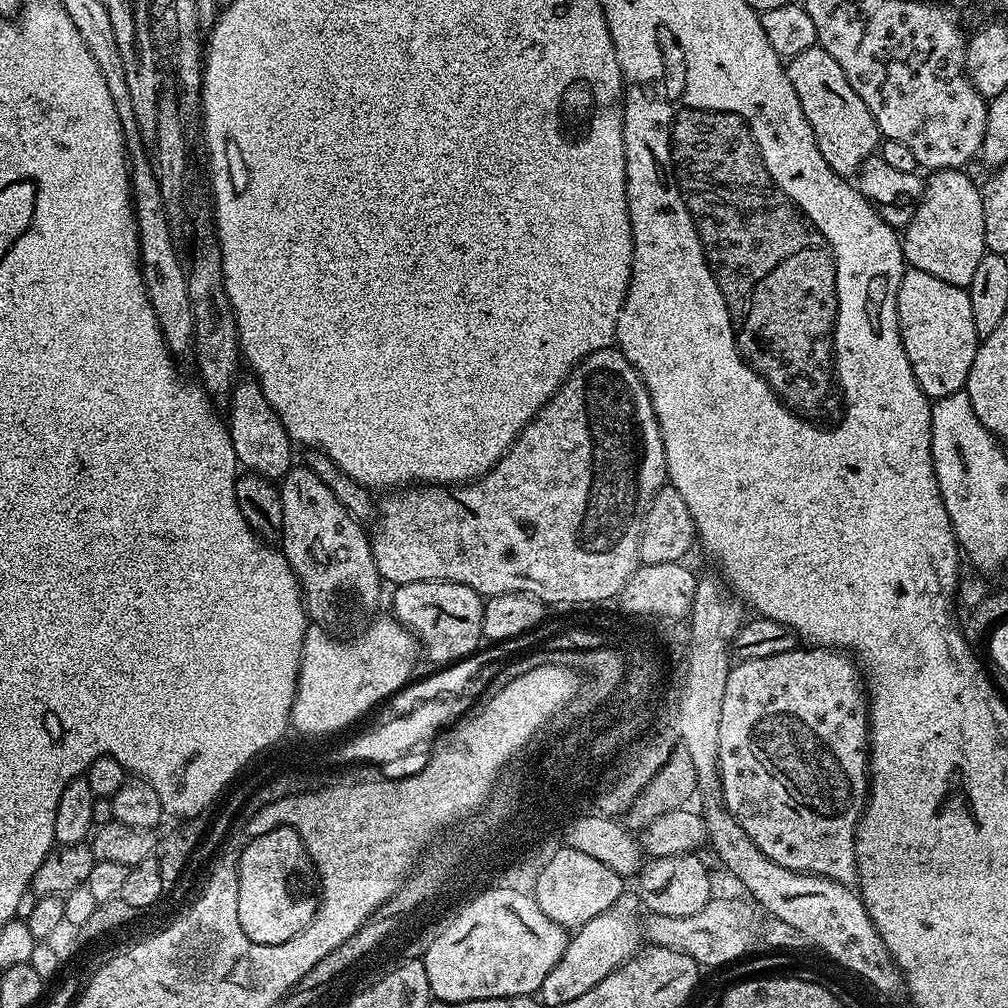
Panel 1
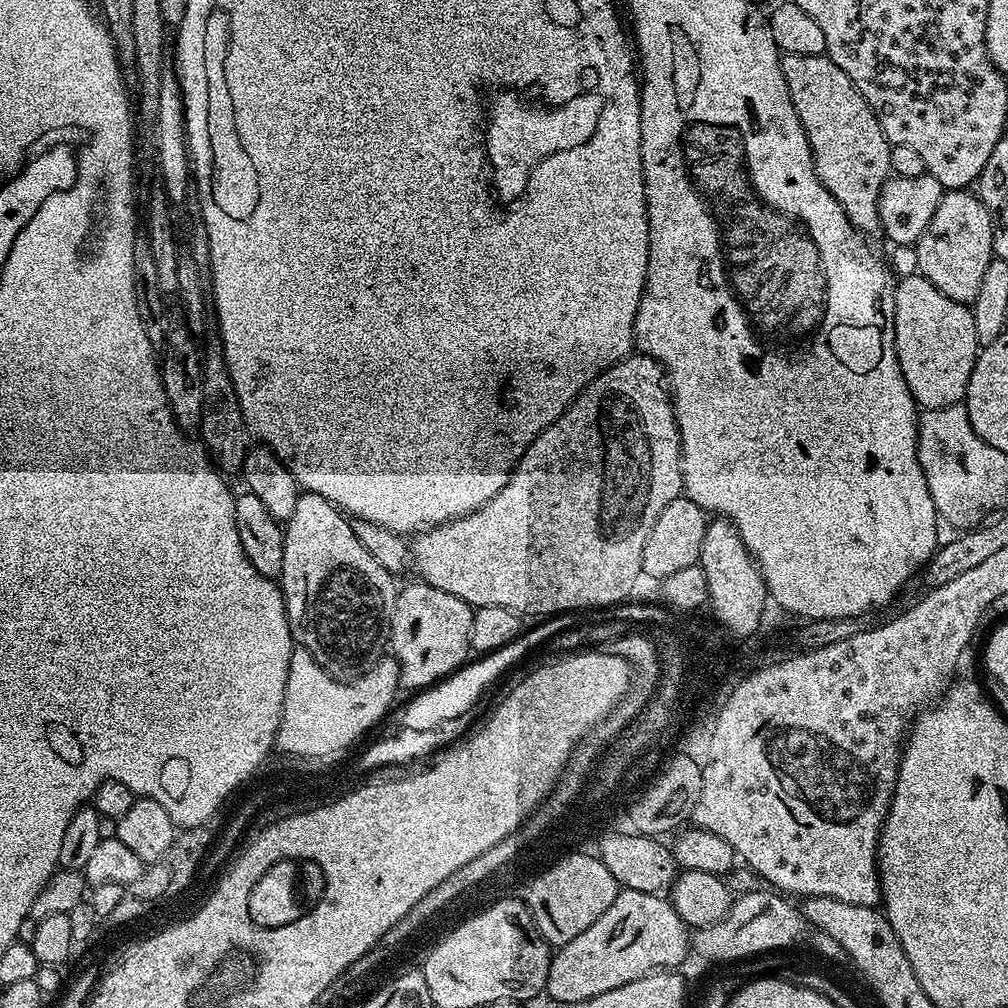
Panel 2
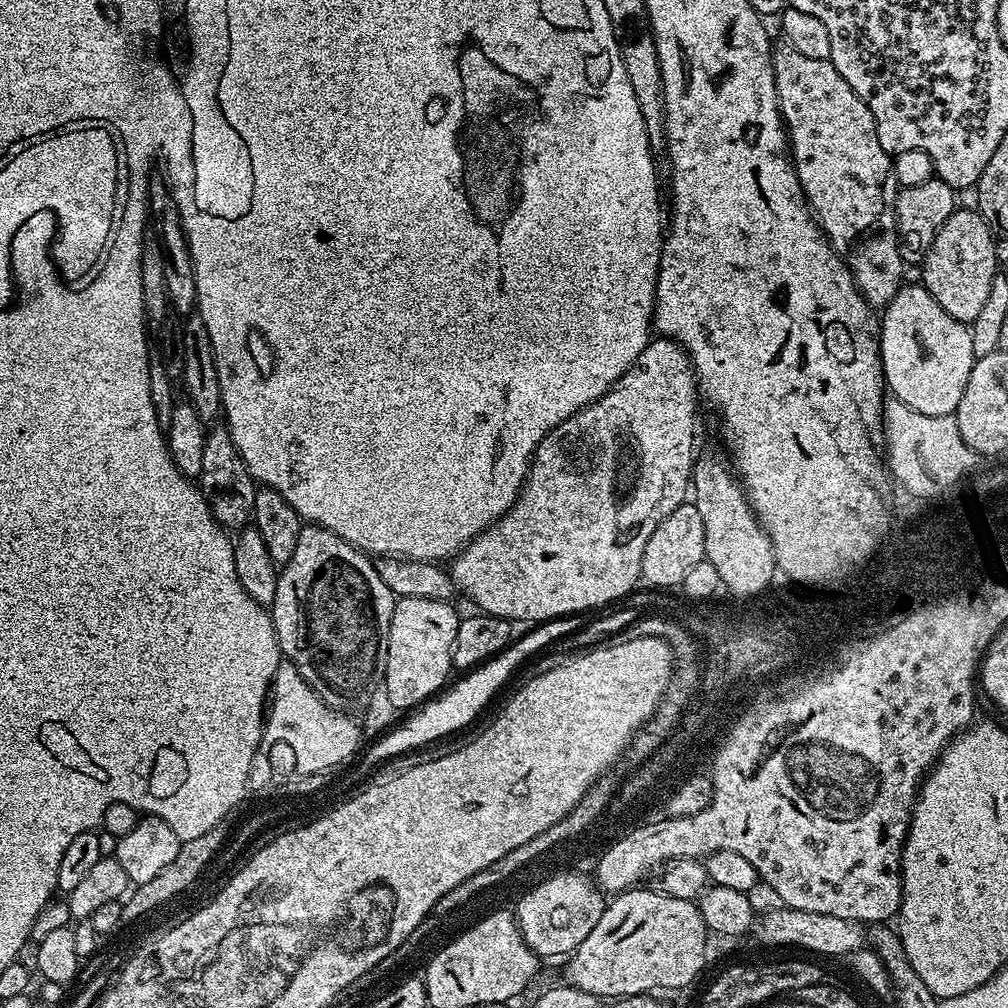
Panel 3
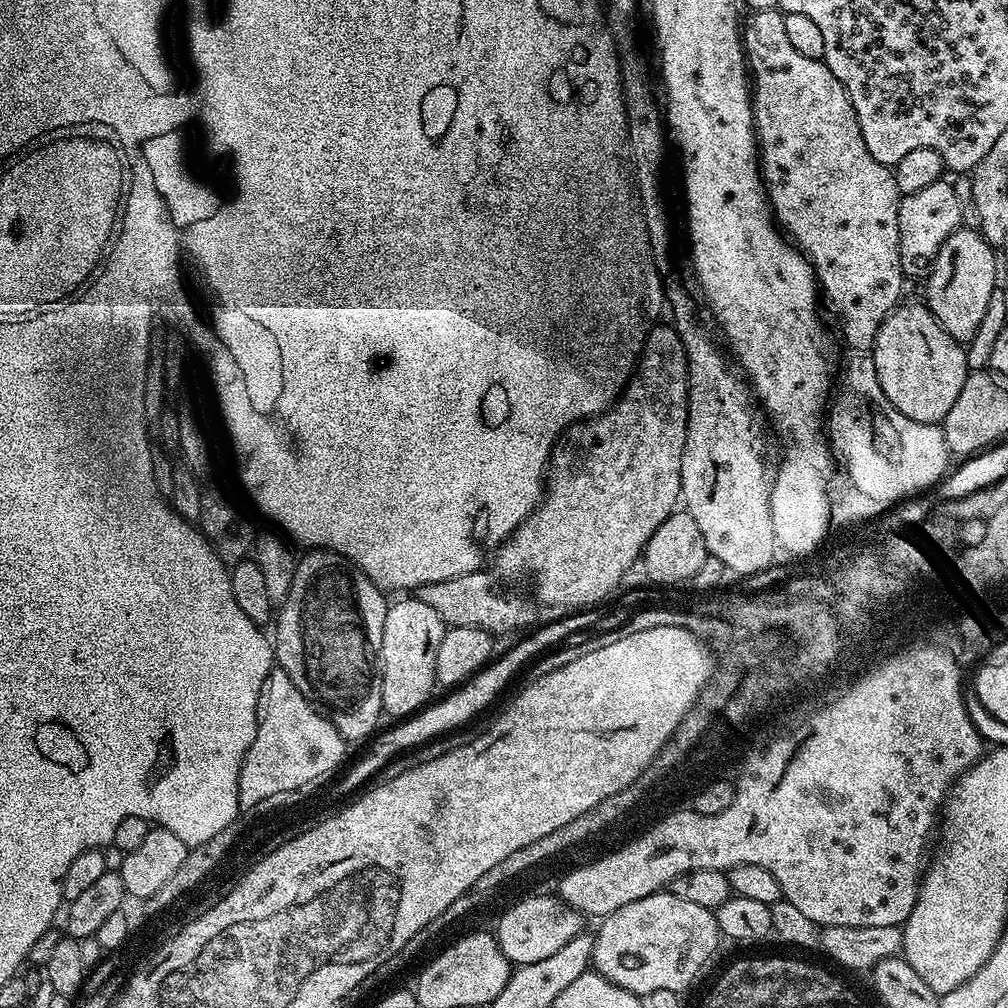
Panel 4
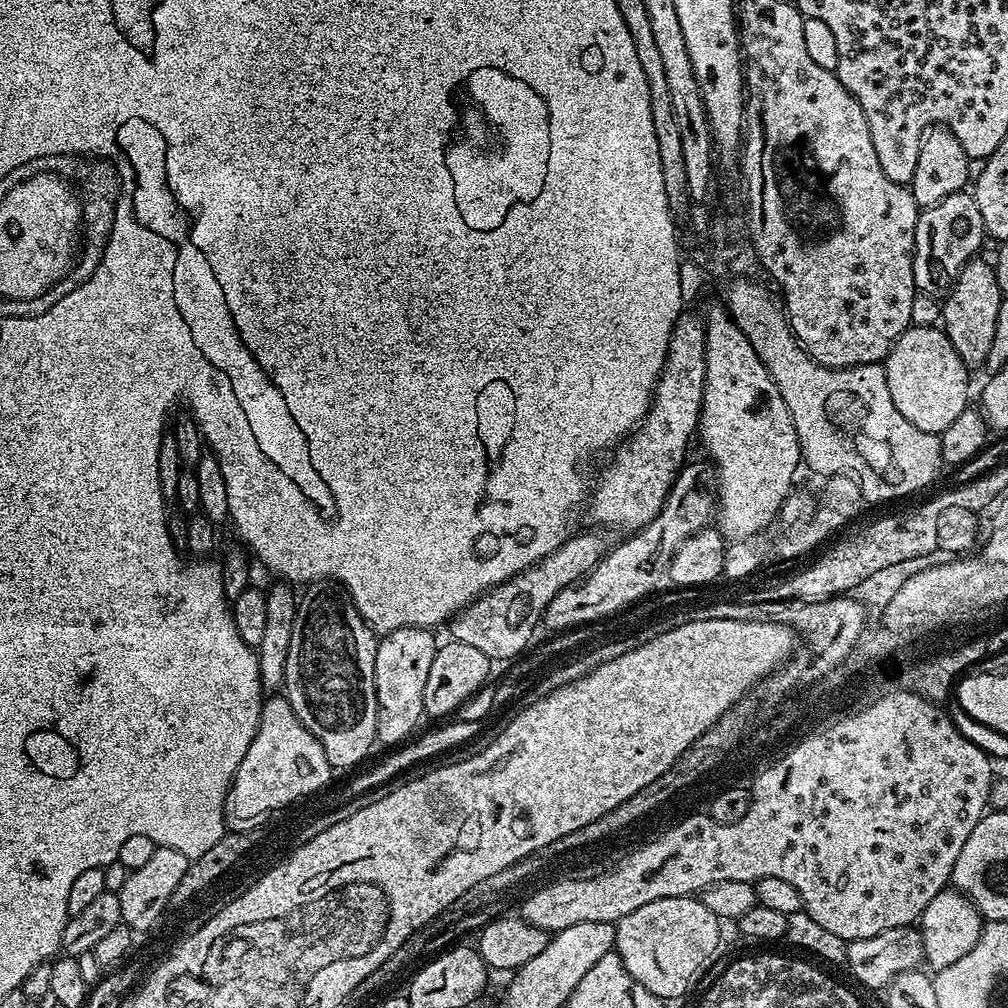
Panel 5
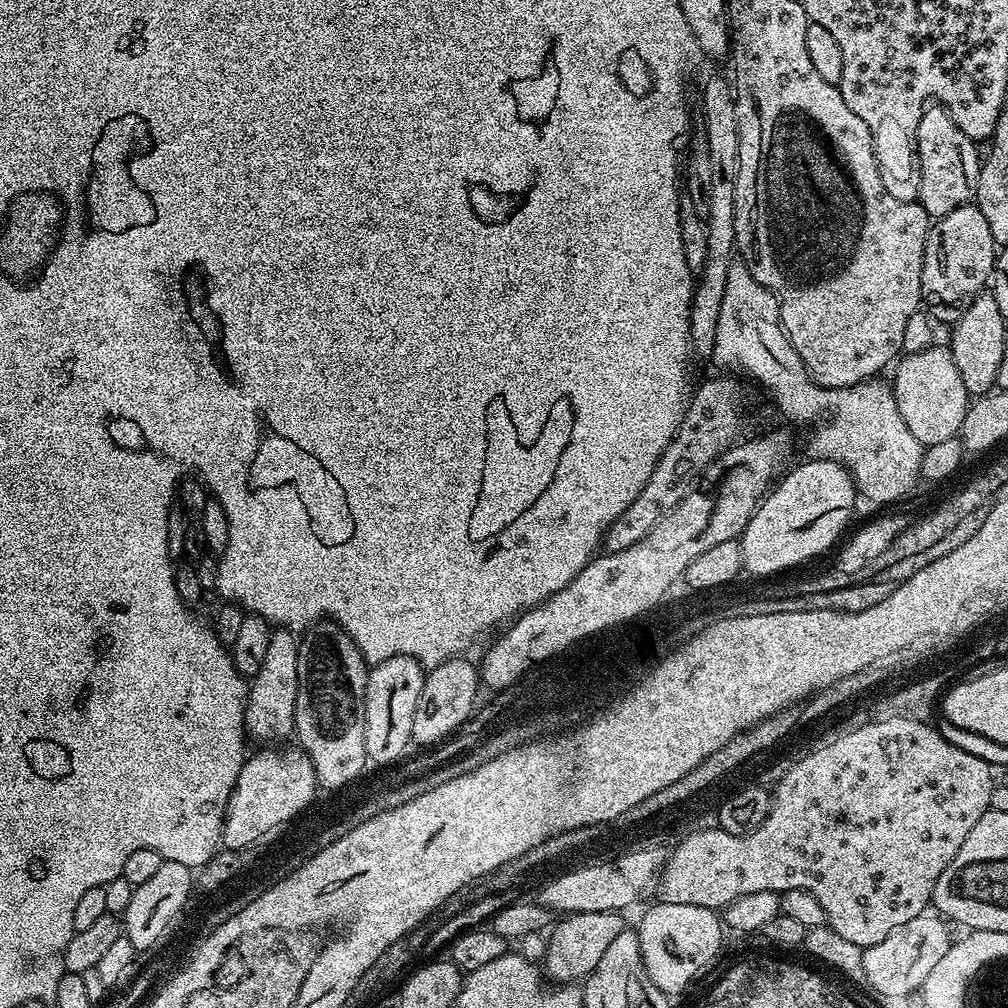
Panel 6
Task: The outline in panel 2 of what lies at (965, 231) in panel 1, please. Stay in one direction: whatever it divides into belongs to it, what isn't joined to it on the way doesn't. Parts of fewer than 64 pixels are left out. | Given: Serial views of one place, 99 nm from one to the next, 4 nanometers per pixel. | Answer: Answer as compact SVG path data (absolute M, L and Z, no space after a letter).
M948 190L938 202L938 210L934 210L934 218L930 226L920 235L914 245L916 264L919 275L925 276L931 284L938 286L946 298L954 298L954 302L971 305L978 294L978 285L982 282L982 274L986 266L990 266L992 255L992 219L979 195L968 190Z

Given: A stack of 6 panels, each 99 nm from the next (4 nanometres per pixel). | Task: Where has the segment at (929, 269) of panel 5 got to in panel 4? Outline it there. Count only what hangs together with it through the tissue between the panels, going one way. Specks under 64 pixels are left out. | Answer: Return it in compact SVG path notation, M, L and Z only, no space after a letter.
M941 178L918 194L904 196L900 201L900 257L904 260L904 270L909 277L925 271L926 265L935 260L942 246L961 227L964 208L960 196Z

